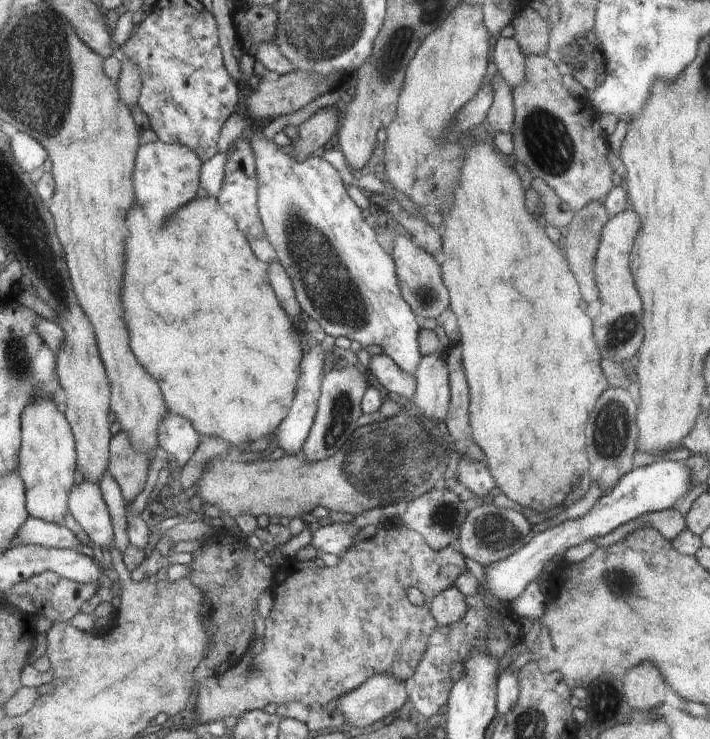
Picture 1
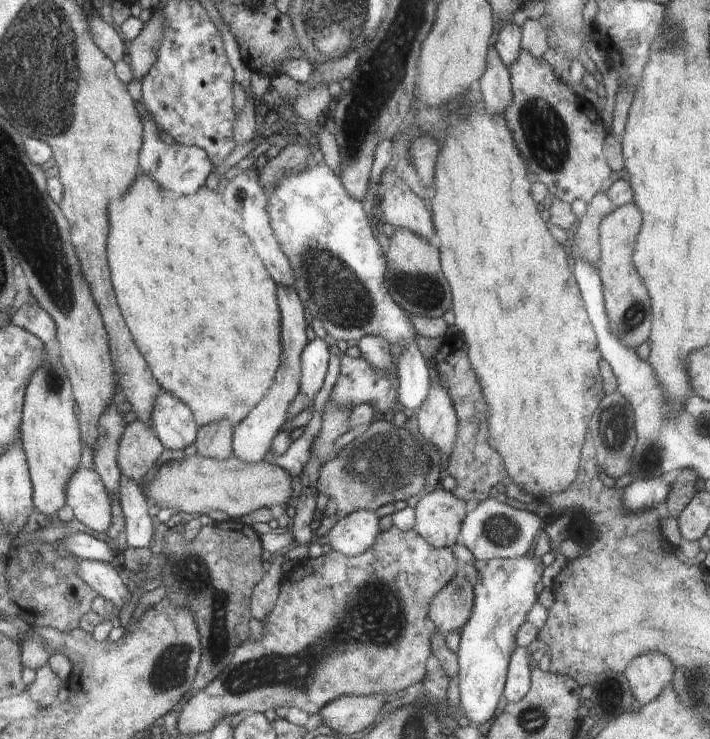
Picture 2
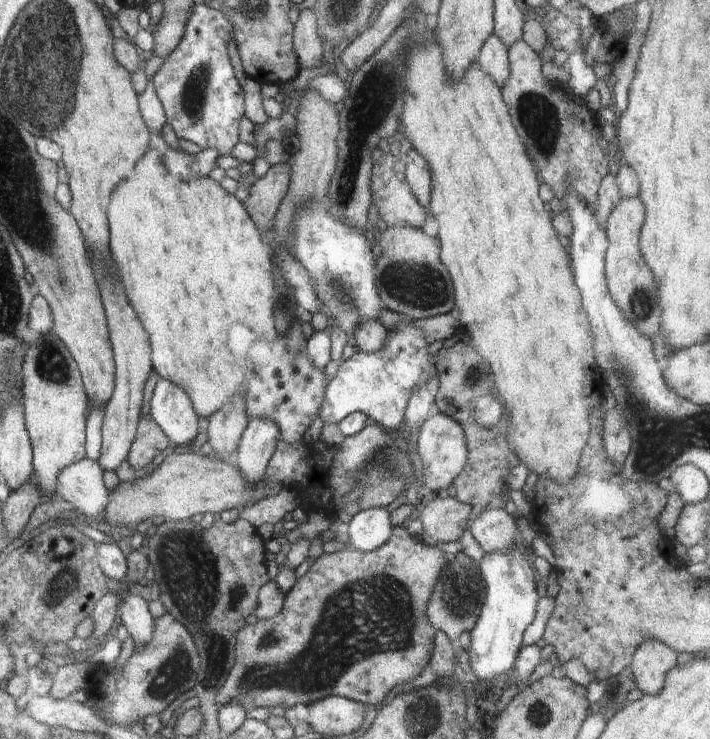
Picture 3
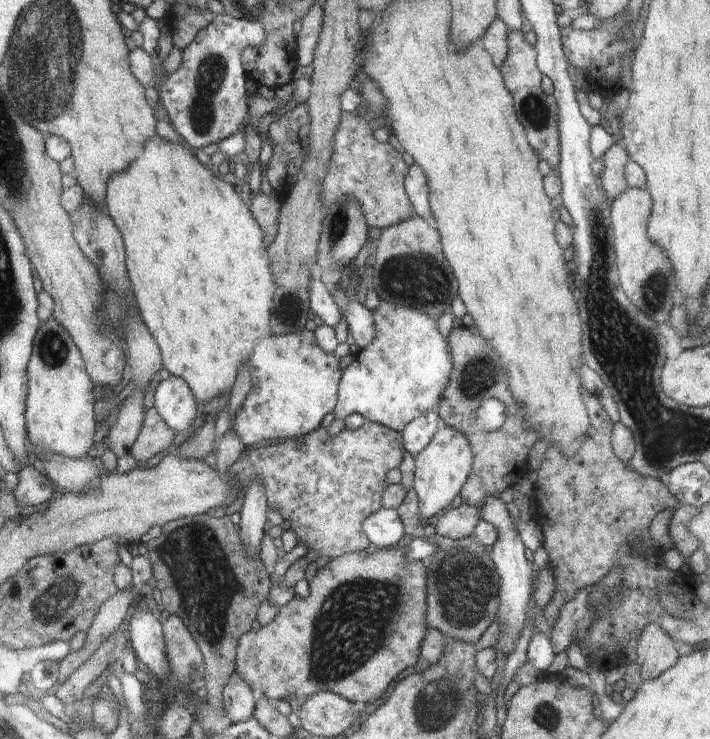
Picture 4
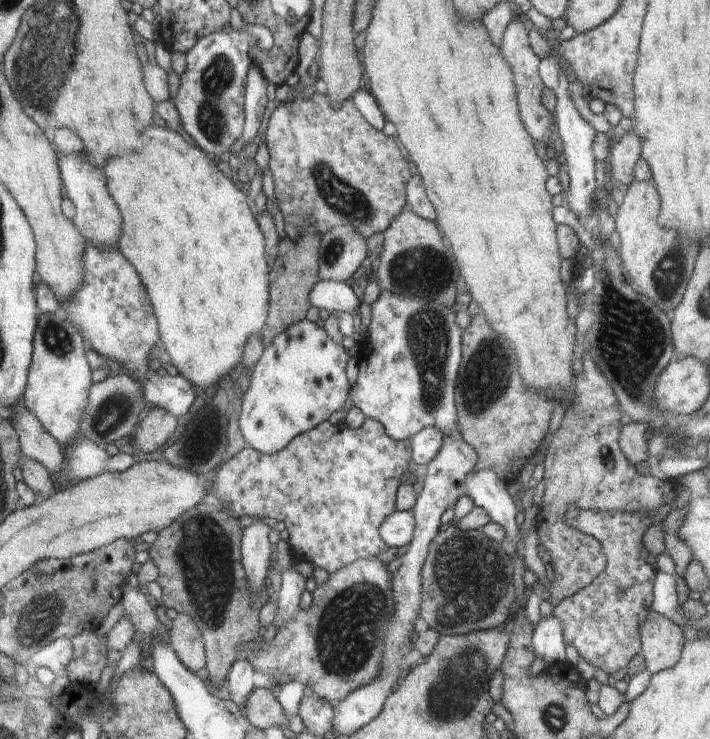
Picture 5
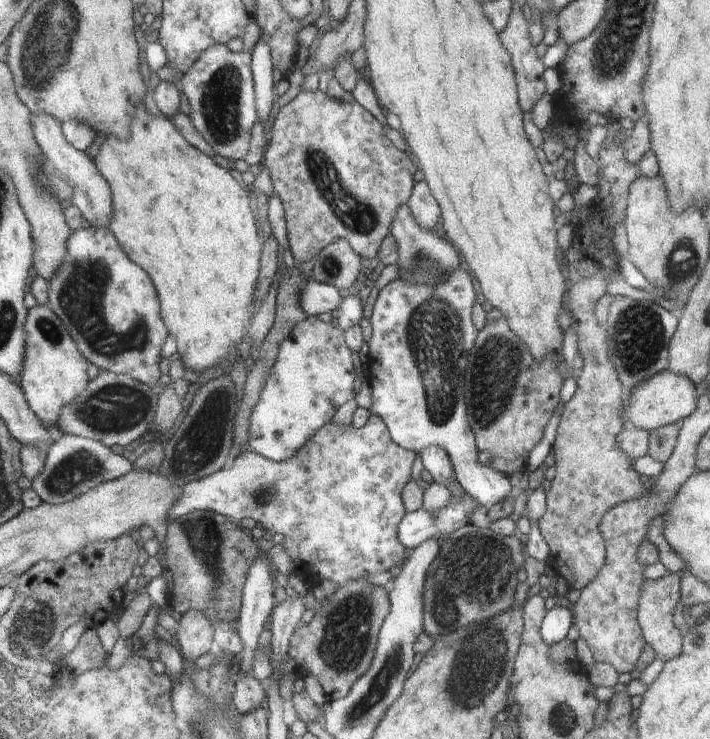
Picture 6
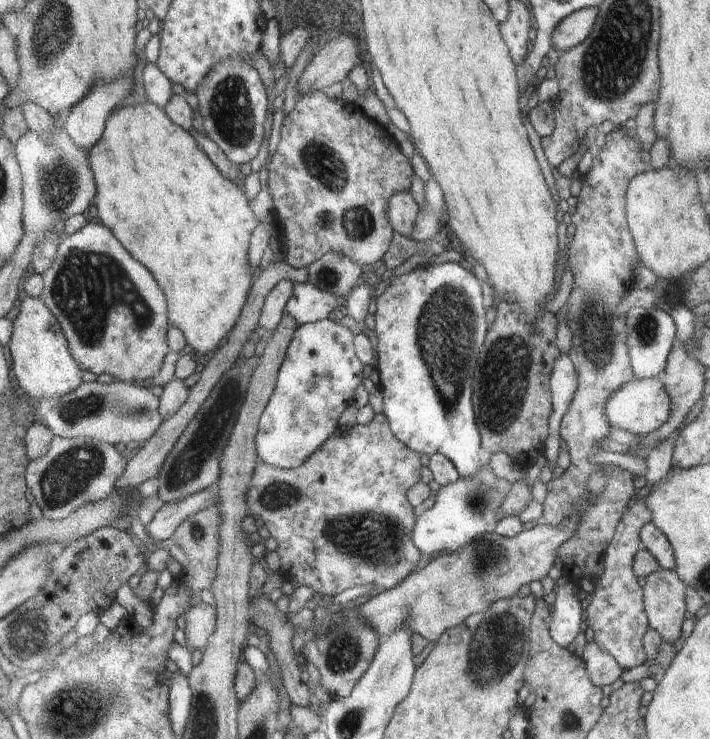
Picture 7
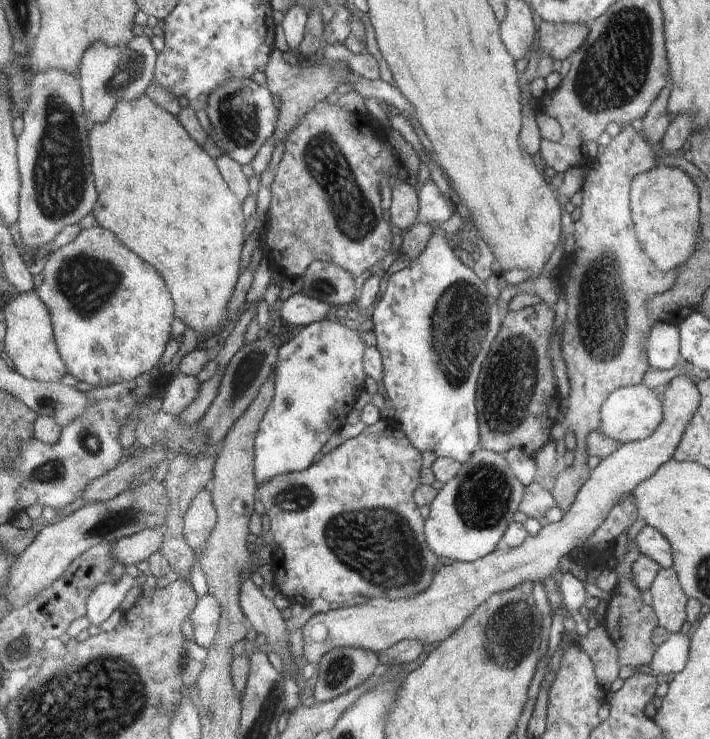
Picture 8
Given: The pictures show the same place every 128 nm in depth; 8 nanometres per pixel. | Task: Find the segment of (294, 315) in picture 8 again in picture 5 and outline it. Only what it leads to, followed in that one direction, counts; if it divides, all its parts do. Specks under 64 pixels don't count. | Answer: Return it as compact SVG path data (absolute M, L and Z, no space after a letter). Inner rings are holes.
M319 280L310 291L309 297L316 308L324 308L331 313L344 311L352 315L360 303L360 299L347 283L335 280Z

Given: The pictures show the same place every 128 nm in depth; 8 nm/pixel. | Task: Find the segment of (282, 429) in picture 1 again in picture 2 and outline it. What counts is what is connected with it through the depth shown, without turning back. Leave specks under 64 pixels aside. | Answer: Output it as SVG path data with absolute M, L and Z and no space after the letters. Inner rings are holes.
M317 337L302 350L299 392L306 394L308 400L314 400L324 382L329 355L328 344Z

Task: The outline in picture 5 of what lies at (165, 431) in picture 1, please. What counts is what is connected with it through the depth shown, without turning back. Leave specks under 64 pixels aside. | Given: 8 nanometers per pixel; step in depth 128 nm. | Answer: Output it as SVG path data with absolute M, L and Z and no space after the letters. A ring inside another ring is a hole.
M90 240L86 242L84 266L84 286L72 302L62 304L62 314L80 330L90 349L114 360L117 366L124 366L136 376L145 388L151 407L166 408L176 418L186 414L196 398L196 389L191 382L180 374L162 377L150 370L150 359L161 346L162 336L156 312L136 268L119 248L98 246Z

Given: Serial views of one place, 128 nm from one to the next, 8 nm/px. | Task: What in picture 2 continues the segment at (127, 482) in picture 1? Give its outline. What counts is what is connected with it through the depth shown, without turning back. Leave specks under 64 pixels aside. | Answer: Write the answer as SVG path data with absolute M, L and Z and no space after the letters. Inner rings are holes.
M137 419L128 425L120 442L120 466L123 476L141 484L148 472L156 466L160 456L166 452L166 444L154 424Z

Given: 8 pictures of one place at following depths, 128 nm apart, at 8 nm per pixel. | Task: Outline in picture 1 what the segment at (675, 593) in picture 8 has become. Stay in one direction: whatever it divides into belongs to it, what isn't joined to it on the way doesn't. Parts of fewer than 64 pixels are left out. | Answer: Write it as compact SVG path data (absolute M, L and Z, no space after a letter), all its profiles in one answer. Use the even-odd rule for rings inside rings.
M640 662L630 668L623 681L623 691L631 710L648 710L664 700L666 680L652 662Z

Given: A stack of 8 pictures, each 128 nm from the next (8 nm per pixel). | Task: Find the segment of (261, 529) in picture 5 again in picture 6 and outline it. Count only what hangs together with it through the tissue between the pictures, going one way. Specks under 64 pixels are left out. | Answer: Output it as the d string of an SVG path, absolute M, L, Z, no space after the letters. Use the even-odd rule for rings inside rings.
M258 557L258 560L254 560L252 566L250 566L249 575L246 577L245 588L241 593L241 606L240 615L237 619L237 633L239 634L244 648L242 650L242 662L239 667L236 668L237 671L241 672L251 672L252 660L256 656L256 650L259 650L258 636L264 629L264 623L269 620L272 614L273 608L276 603L274 600L274 586L276 585L276 580L273 579L270 571L272 565L268 564L264 558Z

